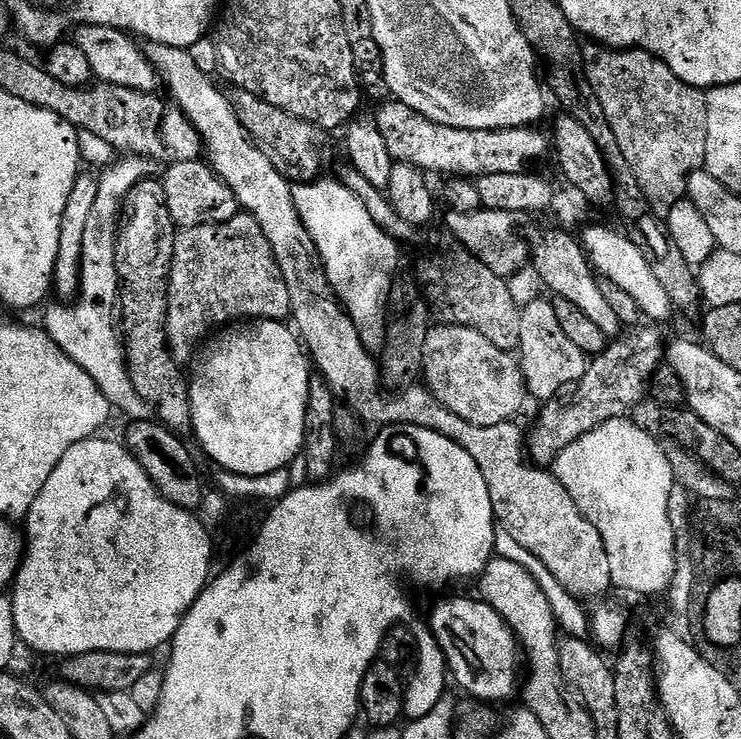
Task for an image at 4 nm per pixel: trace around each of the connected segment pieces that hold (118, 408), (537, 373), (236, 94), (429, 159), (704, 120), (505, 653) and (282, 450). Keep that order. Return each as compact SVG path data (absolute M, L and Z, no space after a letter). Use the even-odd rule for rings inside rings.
M96 201L87 219L81 252L81 274L79 293L71 302L56 302L44 316L42 327L50 339L60 347L106 394L109 404L117 413L125 412L129 421L151 420L153 405L146 403L134 390L124 358L124 346L118 335L118 297L120 279L116 273L116 238L118 221L122 214L100 212Z
M541 298L521 307L520 314L518 363L523 374L525 391L540 400L539 402L553 400L568 382L575 384L584 377L588 358L563 333L549 299Z
M229 87L226 95L234 114L238 114L238 122L242 122L254 146L258 146L258 150L262 150L262 154L274 162L278 174L285 176L293 185L310 184L325 175L329 136L325 129L294 114L286 114L286 110L278 110L278 106L270 106L270 102L250 94L250 90L245 88Z
M399 102L381 103L374 115L376 129L386 138L393 161L409 163L425 174L449 172L449 177L477 178L492 174L527 173L535 160L550 152L550 140L540 126L502 130L466 130L442 126Z
M588 42L583 45L582 51L590 86L598 102L602 102L602 114L606 114L610 130L614 130L614 138L618 138L618 146L622 146L622 154L626 154L626 162L630 162L634 178L638 178L638 186L648 199L648 207L657 216L666 218L673 206L685 199L692 173L704 168L708 129L707 95L701 89L682 82L682 78L678 78L678 74L674 74L666 62L638 48L613 50L603 44Z
M448 596L433 606L430 629L444 655L451 679L455 683L457 680L471 699L500 706L515 692L517 695L518 681L522 676L522 652L510 626L494 606L479 598Z
M279 320L233 323L217 331L199 349L192 366L188 389L192 403L192 432L217 469L260 476L287 469L291 460L301 455L306 430L310 357L299 335L287 323Z

